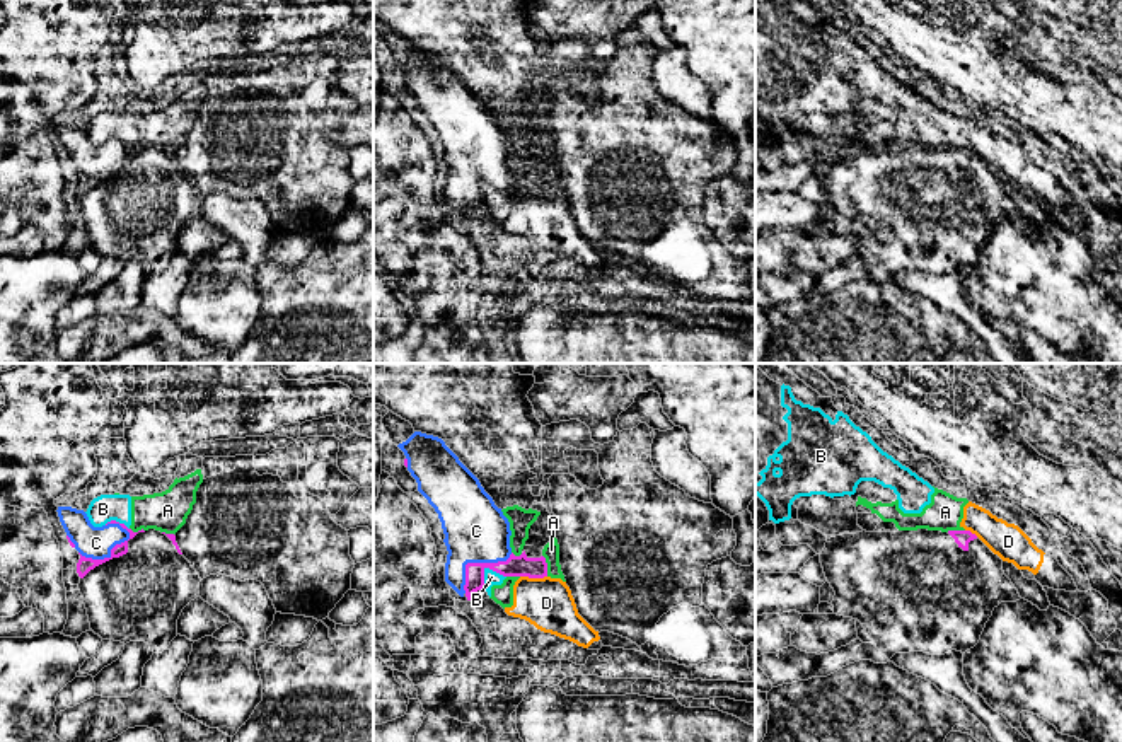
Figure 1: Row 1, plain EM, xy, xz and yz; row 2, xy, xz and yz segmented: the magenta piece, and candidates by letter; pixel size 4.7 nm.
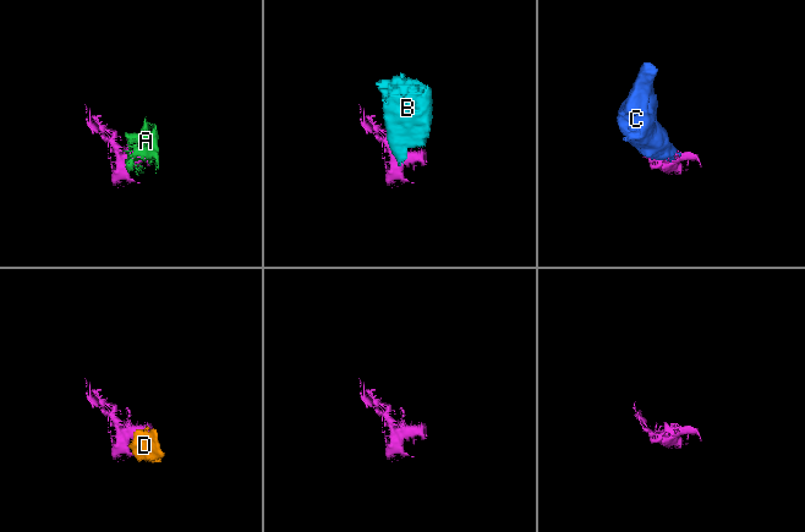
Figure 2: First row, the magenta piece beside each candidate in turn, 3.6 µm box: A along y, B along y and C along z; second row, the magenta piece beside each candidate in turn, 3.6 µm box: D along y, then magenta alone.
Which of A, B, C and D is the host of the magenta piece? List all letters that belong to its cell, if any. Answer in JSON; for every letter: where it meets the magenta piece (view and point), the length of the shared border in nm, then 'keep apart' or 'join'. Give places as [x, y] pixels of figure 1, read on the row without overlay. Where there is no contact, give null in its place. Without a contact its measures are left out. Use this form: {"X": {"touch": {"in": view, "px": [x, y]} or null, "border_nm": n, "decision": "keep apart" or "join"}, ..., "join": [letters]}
{"A": {"touch": {"in": "xz", "px": [546, 183]}, "border_nm": 110, "decision": "keep apart"}, "B": {"touch": {"in": "xz", "px": [486, 185]}, "border_nm": 130, "decision": "keep apart"}, "C": {"touch": {"in": "xy", "px": [108, 176]}, "border_nm": 260, "decision": "join"}, "D": {"touch": {"in": "xz", "px": [534, 195]}, "border_nm": 130, "decision": "keep apart"}, "join": ["C"]}

